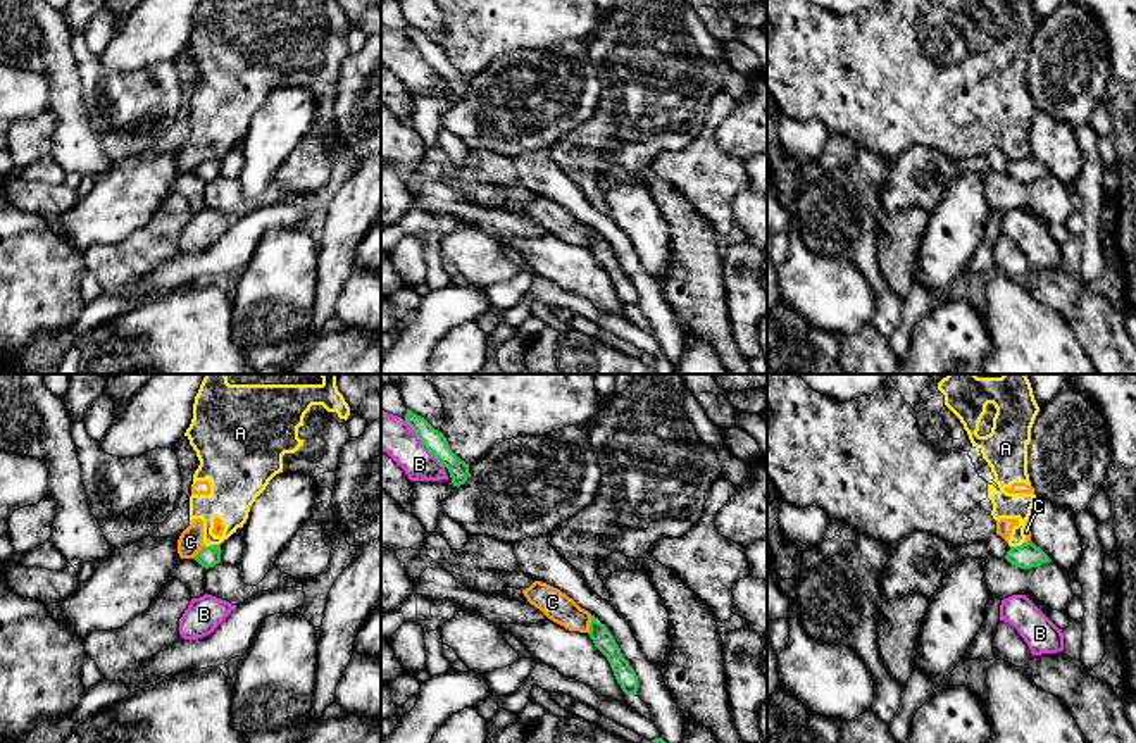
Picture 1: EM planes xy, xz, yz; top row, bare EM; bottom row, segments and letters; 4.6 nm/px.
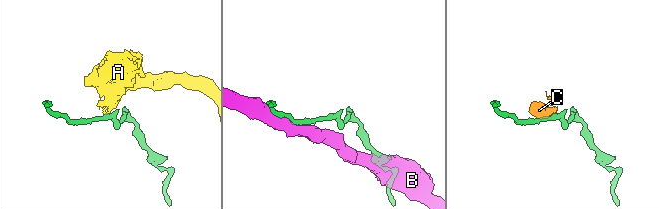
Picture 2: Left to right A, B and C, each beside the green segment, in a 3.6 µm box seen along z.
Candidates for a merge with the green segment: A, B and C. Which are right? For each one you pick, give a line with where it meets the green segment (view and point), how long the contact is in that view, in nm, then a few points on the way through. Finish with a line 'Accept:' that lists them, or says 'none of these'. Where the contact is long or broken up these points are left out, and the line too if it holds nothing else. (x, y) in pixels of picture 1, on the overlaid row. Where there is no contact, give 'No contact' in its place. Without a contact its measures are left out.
Accept: none of these

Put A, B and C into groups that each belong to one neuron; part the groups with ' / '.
A C / B

